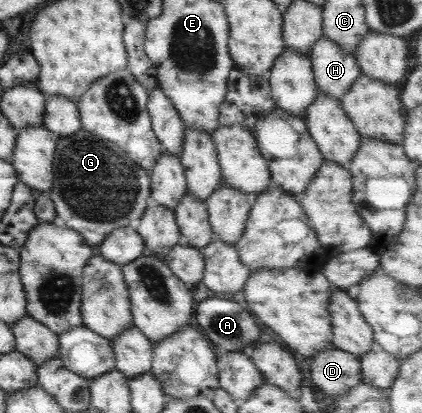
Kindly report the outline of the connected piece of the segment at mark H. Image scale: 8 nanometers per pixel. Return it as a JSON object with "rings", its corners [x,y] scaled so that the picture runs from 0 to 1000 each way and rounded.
{"rings":[[[770,87],[751,97],[749,107],[739,111],[732,143],[739,150],[754,223],[763,223],[784,237],[810,240],[855,177],[839,128],[813,121],[796,102],[780,97]]]}

